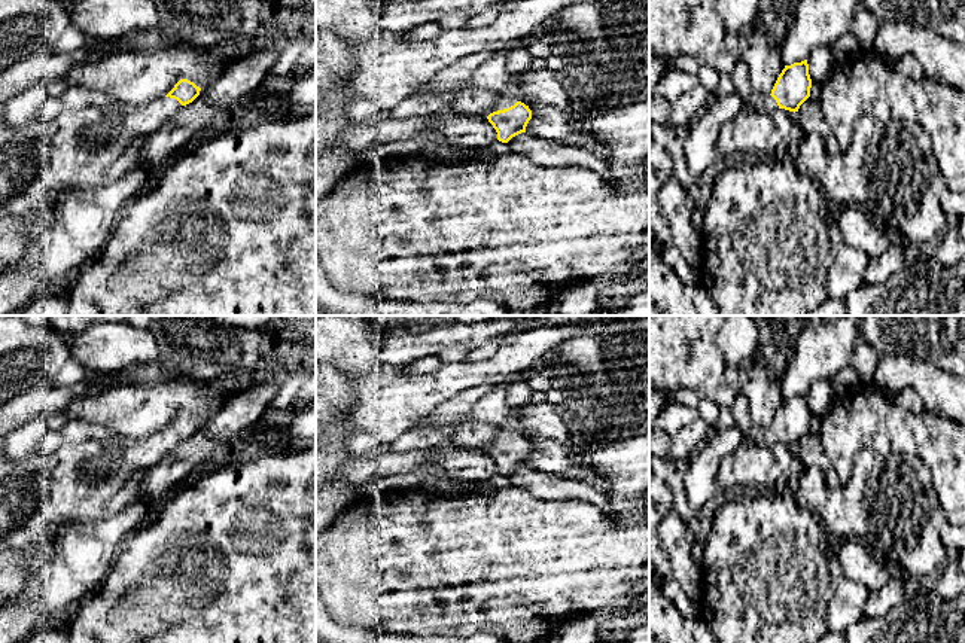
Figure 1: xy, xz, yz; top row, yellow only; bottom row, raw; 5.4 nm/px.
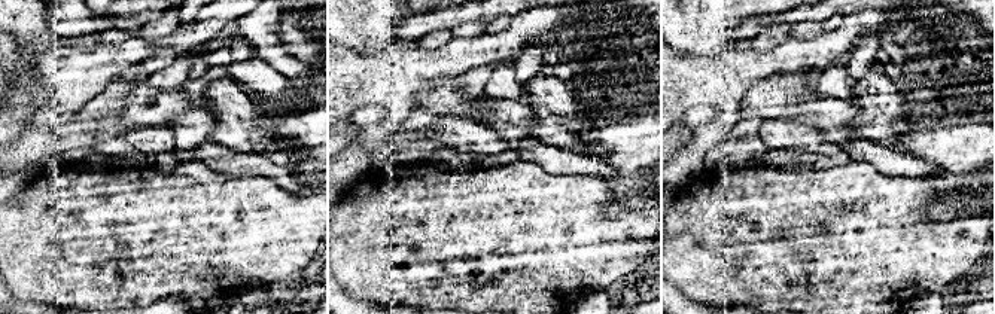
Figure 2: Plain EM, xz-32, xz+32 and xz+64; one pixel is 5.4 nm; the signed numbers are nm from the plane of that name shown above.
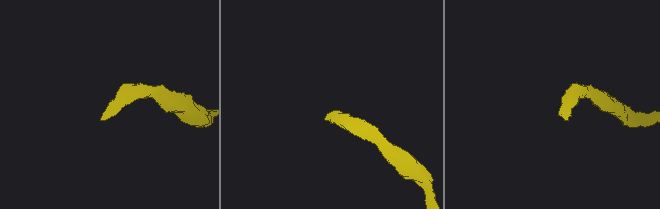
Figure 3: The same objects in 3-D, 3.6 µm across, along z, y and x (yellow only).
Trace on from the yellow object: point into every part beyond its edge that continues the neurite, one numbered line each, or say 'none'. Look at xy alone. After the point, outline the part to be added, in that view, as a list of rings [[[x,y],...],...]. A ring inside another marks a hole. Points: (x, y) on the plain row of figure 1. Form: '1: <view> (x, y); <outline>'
1: xy (72, 485); [[[162,430],[146,438],[109,435],[83,442],[64,442],[55,452],[34,454],[22,460],[0,460],[0,551],[19,552],[21,557],[0,566],[0,607],[24,586],[36,566],[39,545],[63,524],[86,524],[104,519],[106,505],[137,473],[146,473],[176,448],[182,438]]]

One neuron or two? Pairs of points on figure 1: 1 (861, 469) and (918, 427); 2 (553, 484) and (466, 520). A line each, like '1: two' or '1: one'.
1: two
2: two

